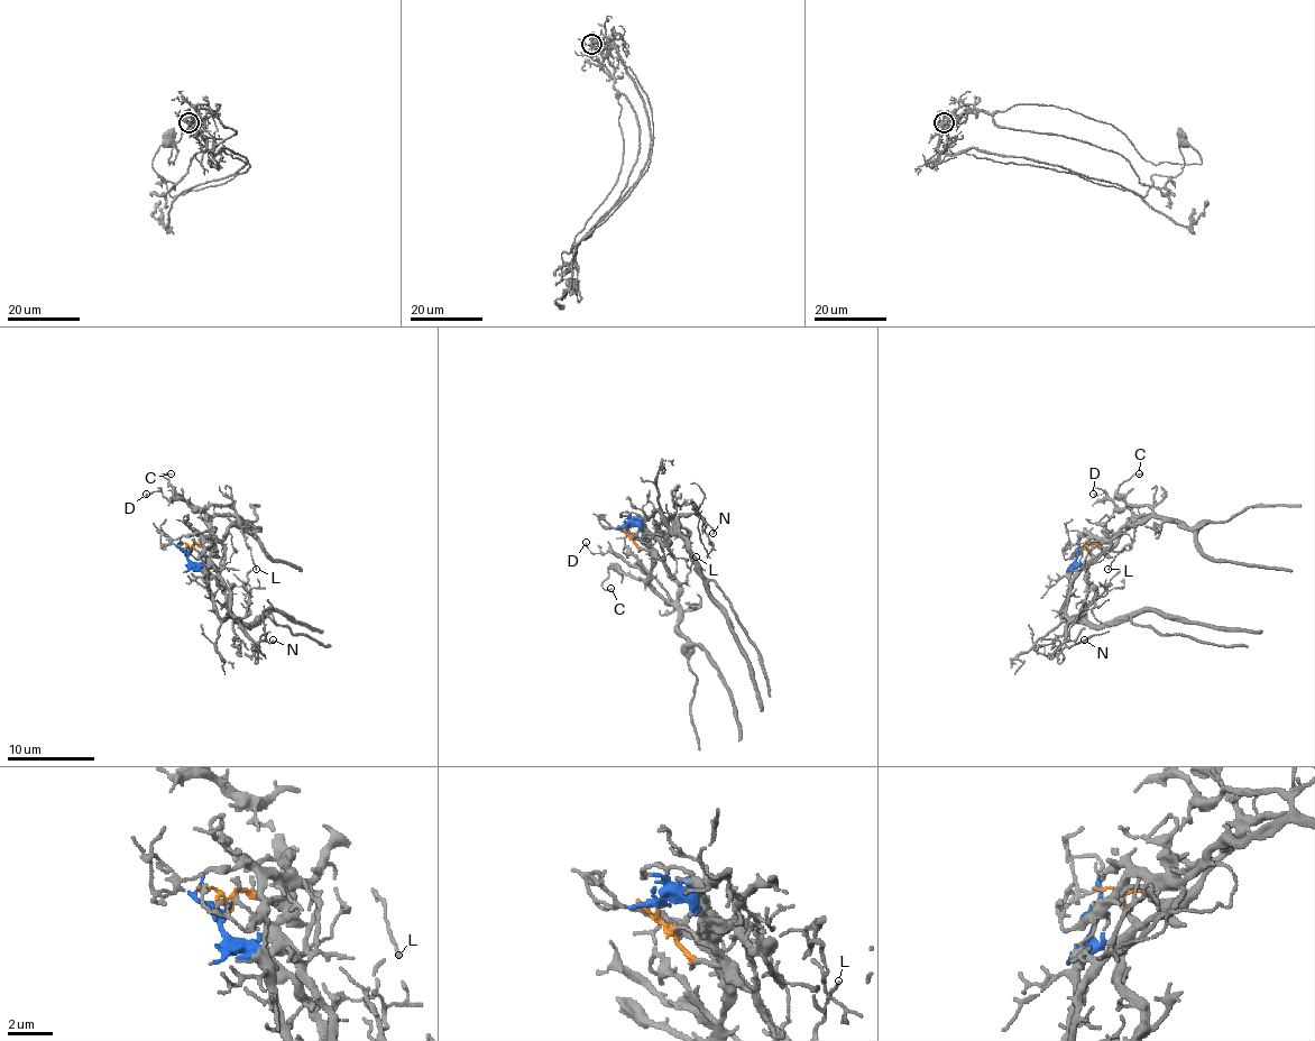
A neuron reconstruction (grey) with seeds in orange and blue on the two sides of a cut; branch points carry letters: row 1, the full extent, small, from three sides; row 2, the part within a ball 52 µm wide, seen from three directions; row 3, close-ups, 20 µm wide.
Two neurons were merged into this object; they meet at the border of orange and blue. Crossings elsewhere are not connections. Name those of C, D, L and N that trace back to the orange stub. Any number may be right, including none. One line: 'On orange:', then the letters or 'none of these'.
On orange: C, D, L

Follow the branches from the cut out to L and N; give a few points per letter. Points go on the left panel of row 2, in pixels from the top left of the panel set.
L: (186, 550), (191, 545), (207, 547), (218, 543), (237, 525), (257, 569)
N: (186, 550), (186, 556), (207, 571), (255, 641), (272, 643), (272, 639)

